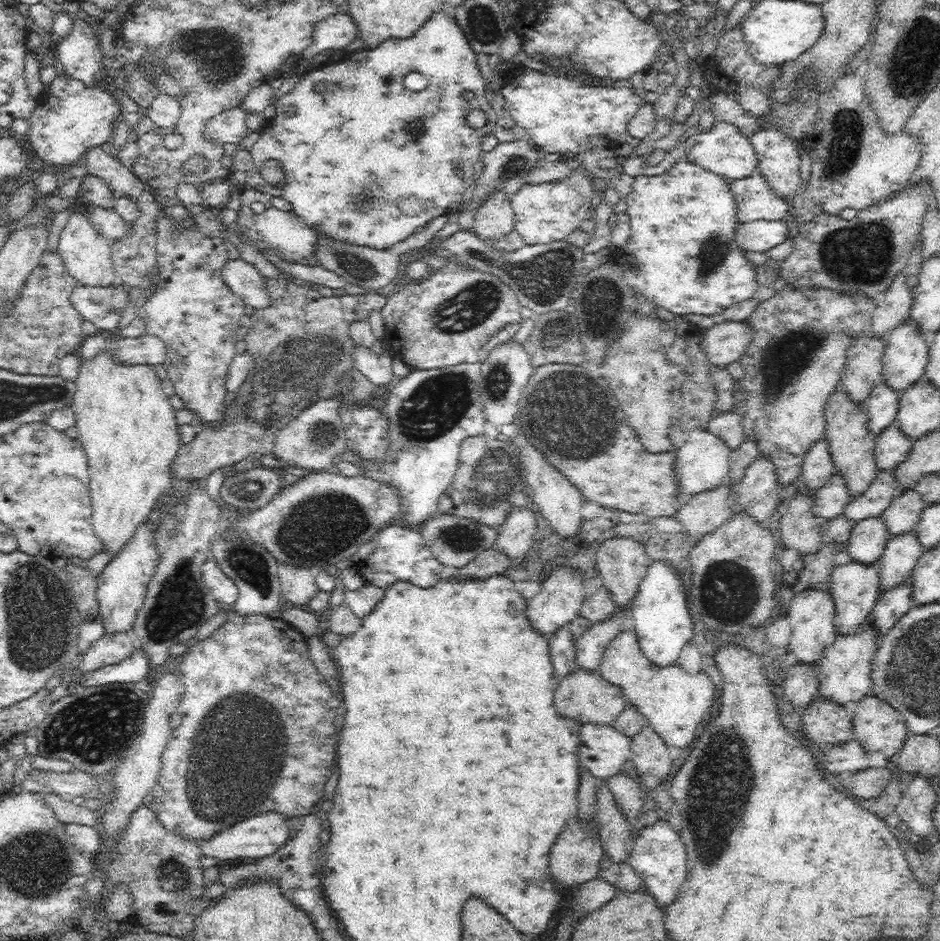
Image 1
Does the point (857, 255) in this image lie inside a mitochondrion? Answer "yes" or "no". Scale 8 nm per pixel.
yes

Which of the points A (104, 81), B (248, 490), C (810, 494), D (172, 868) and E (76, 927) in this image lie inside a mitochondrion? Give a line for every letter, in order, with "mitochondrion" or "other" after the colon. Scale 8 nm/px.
A: other
B: mitochondrion
C: other
D: mitochondrion
E: other

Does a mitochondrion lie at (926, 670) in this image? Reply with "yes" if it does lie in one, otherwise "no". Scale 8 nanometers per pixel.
yes

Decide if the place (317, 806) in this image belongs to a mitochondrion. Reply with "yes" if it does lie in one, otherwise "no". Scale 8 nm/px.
no

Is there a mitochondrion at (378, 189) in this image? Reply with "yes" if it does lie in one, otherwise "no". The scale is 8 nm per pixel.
yes

